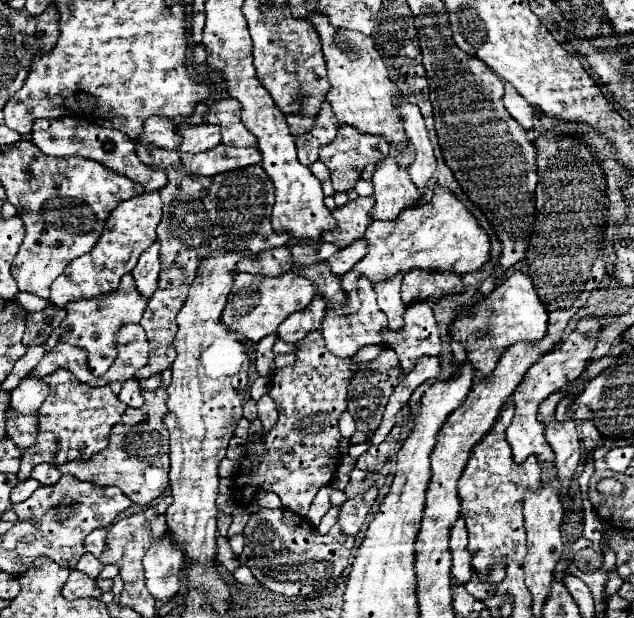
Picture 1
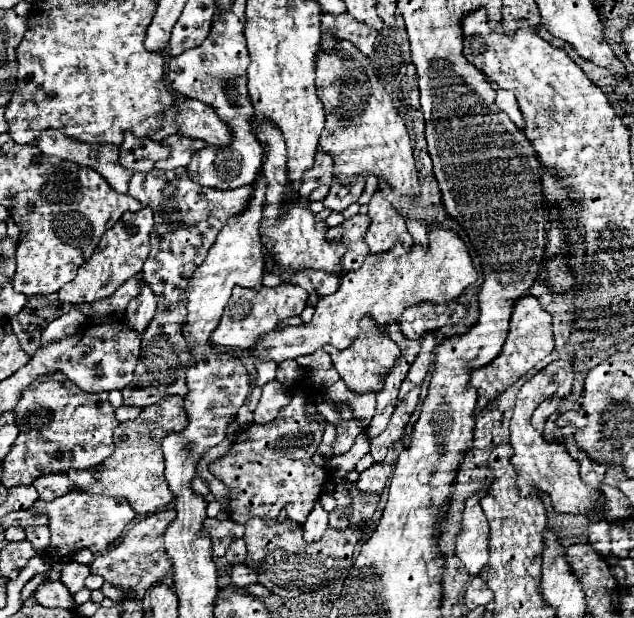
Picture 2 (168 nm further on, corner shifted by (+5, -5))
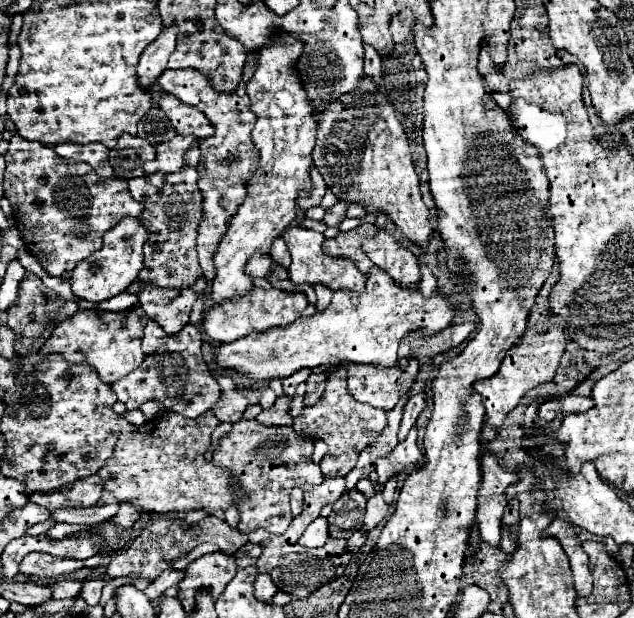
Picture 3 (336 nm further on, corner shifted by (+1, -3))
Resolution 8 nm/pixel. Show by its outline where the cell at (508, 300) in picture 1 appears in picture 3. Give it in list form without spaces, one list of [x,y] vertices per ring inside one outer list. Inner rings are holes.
[[[556,325],[544,333],[538,333],[528,327],[524,331],[524,335],[518,339],[518,345],[514,345],[514,349],[510,349],[510,353],[506,353],[498,373],[490,379],[482,379],[482,381],[474,383],[474,389],[484,399],[486,423],[490,423],[492,427],[502,425],[504,417],[520,403],[520,399],[524,397],[526,391],[530,391],[532,387],[540,385],[544,381],[550,381],[560,363],[564,347],[566,347],[566,335],[560,325]]]

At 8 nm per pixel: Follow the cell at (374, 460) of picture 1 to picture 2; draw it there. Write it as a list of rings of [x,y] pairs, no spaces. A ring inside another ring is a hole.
[[[374,463],[370,469],[366,469],[364,473],[360,473],[360,481],[356,483],[358,491],[362,493],[376,493],[382,495],[388,477],[392,475],[392,463]]]

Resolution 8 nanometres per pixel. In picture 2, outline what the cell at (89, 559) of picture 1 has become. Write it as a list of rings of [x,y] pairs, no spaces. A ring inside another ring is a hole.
[[[72,561],[72,563],[68,563],[68,565],[62,569],[60,581],[66,585],[66,589],[68,589],[72,595],[76,595],[76,593],[84,587],[84,579],[86,579],[88,575],[90,575],[90,569],[88,569],[86,565]]]

